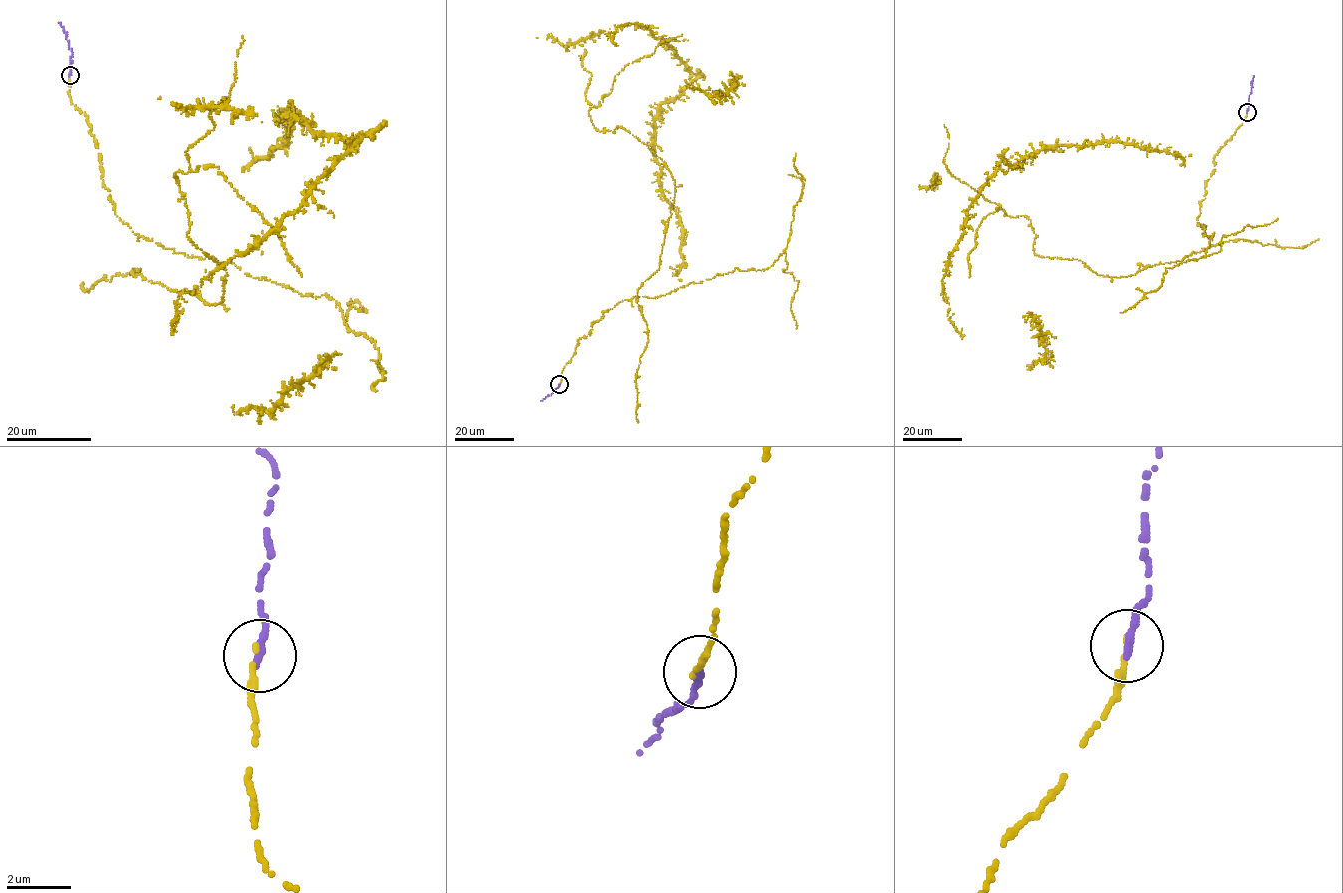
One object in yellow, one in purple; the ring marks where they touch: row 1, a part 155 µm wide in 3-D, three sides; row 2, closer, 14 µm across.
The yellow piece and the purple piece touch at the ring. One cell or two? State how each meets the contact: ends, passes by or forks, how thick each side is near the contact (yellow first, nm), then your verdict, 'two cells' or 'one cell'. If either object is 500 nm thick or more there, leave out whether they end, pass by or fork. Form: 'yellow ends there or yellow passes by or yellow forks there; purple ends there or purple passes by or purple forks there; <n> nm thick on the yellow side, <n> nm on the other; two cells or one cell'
yellow ends there; purple ends there; 170 nm thick on the yellow side, 280 nm on the other; one cell

